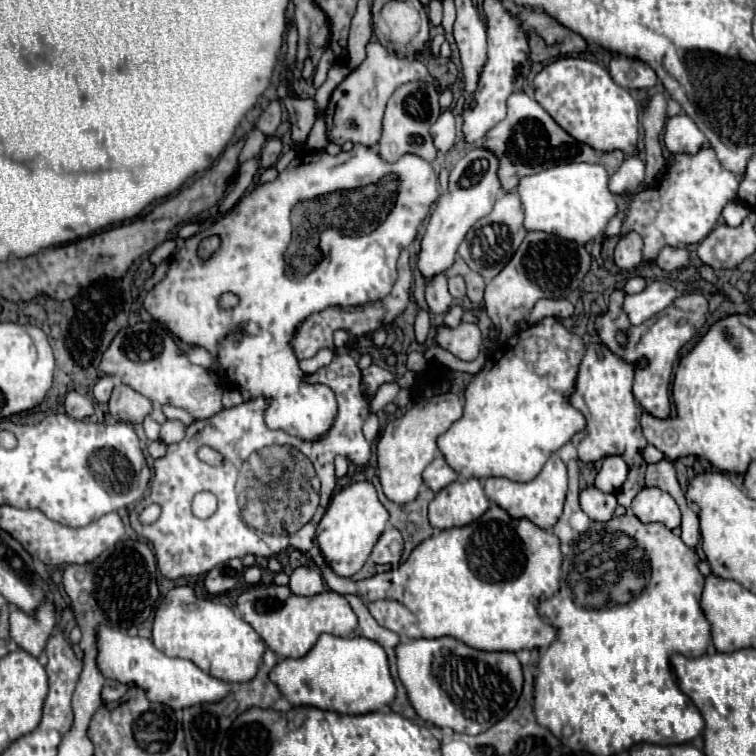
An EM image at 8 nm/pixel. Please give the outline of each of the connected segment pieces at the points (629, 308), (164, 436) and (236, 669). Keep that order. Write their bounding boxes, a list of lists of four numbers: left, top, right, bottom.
[[622,281,676,325],[160,419,186,443],[152,585,266,683]]

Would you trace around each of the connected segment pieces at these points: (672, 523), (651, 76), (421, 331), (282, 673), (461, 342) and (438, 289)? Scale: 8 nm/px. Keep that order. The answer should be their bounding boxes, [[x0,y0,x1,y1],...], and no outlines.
[[632,487,680,529],[608,57,656,89],[414,311,430,345],[270,635,396,715],[436,323,484,361],[426,275,452,313]]

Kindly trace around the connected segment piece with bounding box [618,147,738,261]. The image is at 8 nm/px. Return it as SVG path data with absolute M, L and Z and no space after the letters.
M702 147L696 155L678 153L672 157L658 183L648 185L634 195L618 195L618 201L628 203L620 237L628 231L636 231L644 243L644 261L654 261L658 251L666 245L688 247L700 243L722 221L722 209L728 201L736 199L736 191L738 177L722 169L712 147Z

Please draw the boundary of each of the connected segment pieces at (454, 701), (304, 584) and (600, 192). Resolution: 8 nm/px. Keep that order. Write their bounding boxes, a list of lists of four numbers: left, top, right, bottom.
[[396,637,522,735],[290,567,324,595],[518,163,618,245]]

